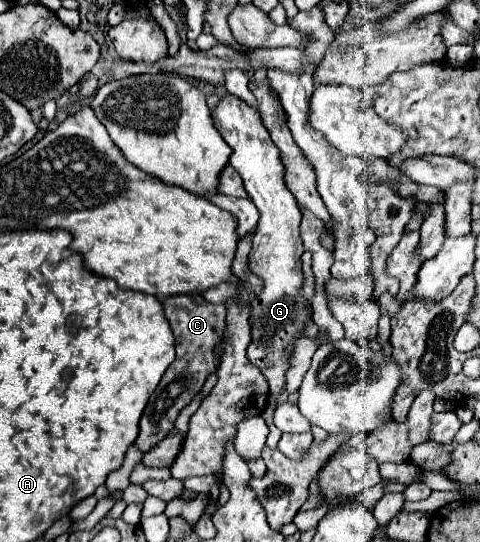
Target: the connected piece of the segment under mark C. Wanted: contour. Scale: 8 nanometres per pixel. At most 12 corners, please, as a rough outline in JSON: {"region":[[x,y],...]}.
{"region":[[202,295],[162,305],[176,359],[142,413],[142,451],[168,435],[180,409],[218,367],[212,351],[226,307]]}

